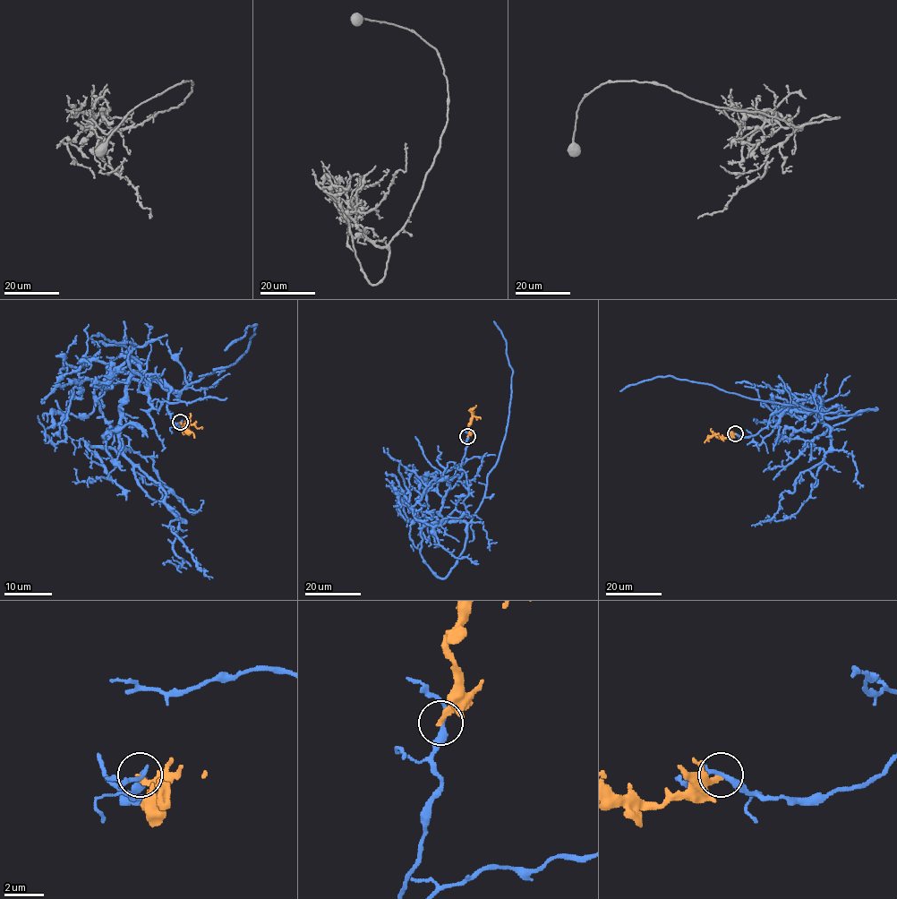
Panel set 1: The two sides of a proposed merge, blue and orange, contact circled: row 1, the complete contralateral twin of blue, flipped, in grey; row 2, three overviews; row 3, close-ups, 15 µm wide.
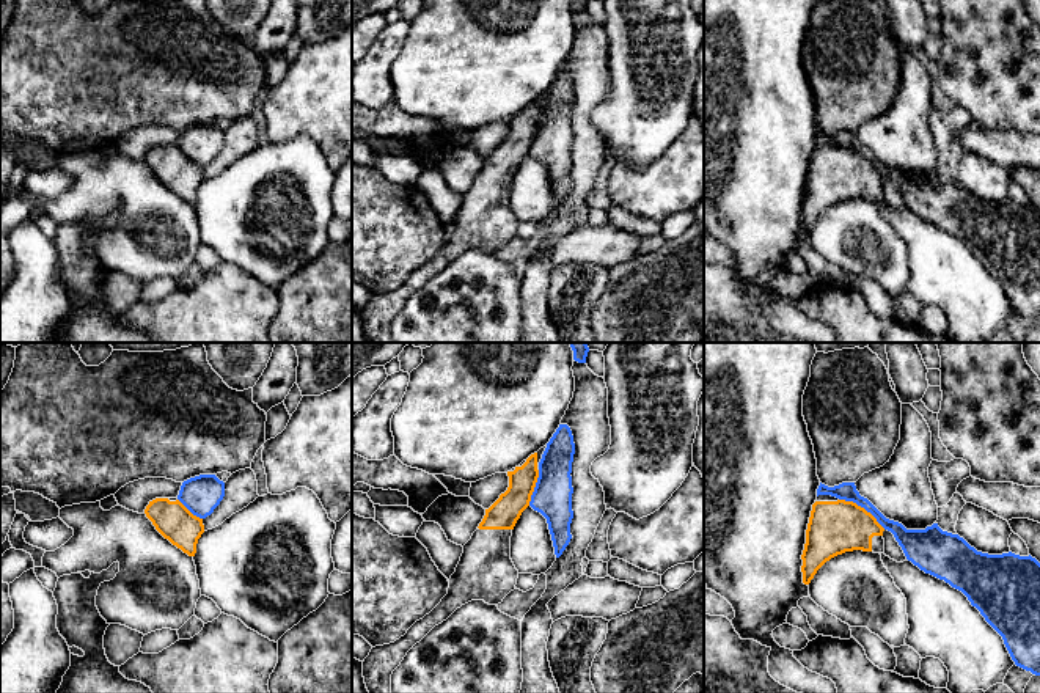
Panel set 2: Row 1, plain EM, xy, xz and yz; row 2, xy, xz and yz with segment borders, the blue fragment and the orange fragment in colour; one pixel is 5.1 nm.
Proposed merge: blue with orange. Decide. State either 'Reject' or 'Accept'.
Reject

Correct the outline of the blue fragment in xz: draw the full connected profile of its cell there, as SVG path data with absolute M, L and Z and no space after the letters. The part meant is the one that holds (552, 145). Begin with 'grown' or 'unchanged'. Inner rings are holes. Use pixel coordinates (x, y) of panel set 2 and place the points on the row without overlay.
unchanged; M559 72L539 110L539 126L529 149L529 154L547 167L556 206L572 187L573 102L572 79L567 72Z

